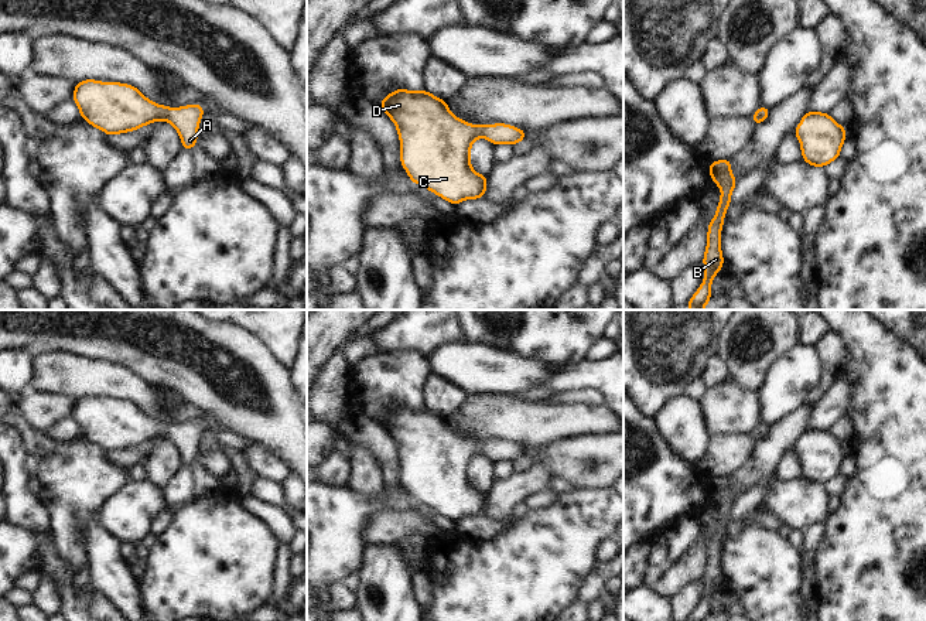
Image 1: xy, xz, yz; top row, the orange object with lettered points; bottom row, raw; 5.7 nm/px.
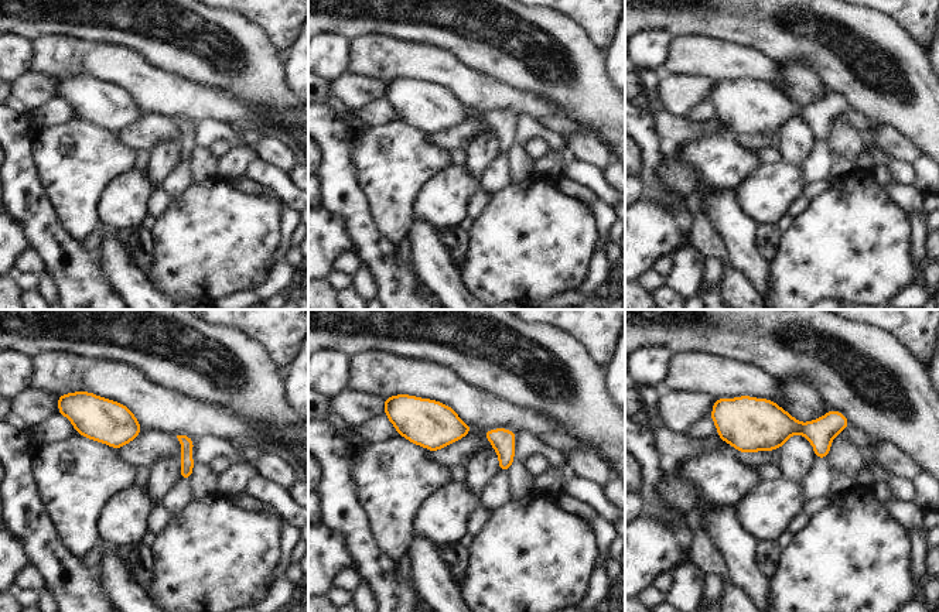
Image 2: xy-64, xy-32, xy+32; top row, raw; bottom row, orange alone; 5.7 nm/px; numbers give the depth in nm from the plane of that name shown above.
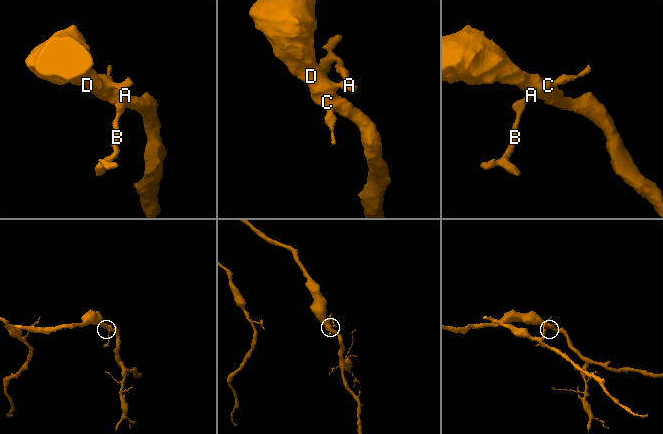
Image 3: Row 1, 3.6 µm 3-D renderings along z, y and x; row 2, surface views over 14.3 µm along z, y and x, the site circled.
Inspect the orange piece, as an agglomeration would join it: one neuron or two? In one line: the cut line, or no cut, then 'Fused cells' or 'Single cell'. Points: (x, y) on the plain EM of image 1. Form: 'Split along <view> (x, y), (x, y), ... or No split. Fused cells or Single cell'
No split. Single cell

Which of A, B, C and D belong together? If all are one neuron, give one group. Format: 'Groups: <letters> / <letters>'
Groups: A B C D

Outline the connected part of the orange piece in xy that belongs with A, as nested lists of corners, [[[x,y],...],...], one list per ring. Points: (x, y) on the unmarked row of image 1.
[[[85,396],[75,400],[72,417],[81,436],[107,453],[139,447],[153,439],[168,439],[180,451],[182,465],[192,467],[205,427],[201,422],[168,424],[147,416],[136,403]]]

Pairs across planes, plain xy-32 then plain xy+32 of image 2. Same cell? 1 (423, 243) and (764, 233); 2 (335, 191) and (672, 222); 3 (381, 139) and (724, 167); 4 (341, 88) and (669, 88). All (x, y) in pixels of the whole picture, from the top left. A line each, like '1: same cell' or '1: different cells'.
1: different cells
2: different cells
3: same cell
4: same cell

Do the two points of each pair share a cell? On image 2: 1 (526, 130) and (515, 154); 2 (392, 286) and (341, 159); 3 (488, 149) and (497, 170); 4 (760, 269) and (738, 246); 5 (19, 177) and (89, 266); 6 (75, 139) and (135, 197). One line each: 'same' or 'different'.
1: different
2: same
3: different
4: same
5: same
6: different

